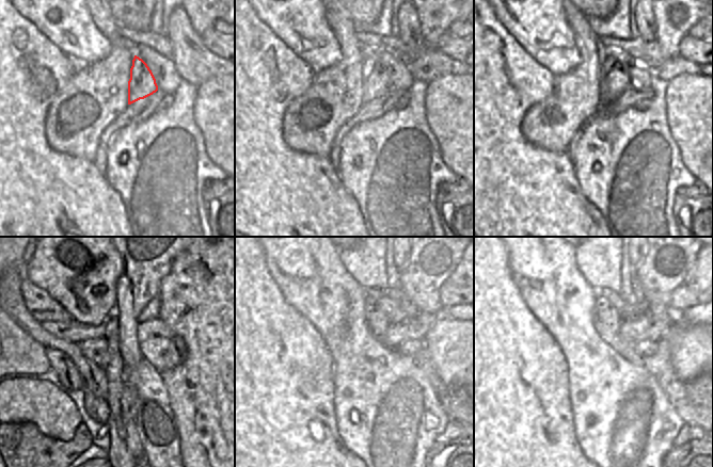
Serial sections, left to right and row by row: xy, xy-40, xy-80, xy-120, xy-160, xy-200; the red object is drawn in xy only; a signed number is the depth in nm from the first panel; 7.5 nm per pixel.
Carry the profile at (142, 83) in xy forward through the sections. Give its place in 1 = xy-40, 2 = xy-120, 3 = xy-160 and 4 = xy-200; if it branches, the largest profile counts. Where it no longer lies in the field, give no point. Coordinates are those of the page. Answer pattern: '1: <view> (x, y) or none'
1: xy-40 (376, 76)
2: xy-120 (139, 322)
3: xy-160 (378, 322)
4: xy-200 (603, 311)

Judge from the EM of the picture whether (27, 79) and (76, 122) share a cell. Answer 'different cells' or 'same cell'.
different cells

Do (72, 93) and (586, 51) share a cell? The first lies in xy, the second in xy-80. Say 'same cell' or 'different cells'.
same cell

